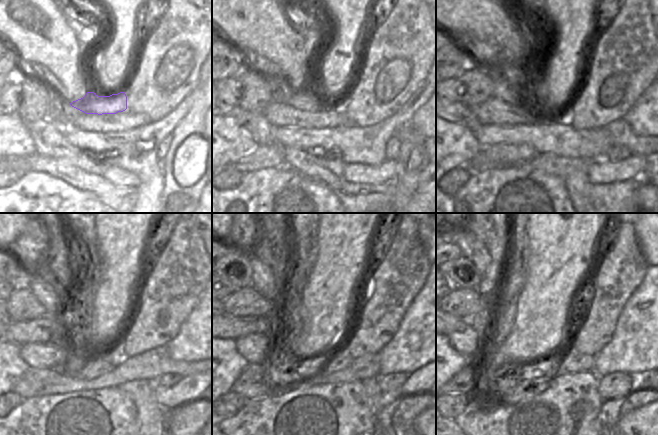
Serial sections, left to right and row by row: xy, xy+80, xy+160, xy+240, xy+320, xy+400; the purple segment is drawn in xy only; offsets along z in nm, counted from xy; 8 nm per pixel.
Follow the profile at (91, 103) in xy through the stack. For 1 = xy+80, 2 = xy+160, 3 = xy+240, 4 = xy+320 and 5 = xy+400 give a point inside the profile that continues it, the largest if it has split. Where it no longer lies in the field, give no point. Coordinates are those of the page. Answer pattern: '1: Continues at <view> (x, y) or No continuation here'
1: Continues at xy+80 (301, 100)
2: Continues at xy+160 (503, 89)
3: Continues at xy+240 (36, 281)
4: Continues at xy+320 (262, 279)
5: Continues at xy+400 (460, 233)

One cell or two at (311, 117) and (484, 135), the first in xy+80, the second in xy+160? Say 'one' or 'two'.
two

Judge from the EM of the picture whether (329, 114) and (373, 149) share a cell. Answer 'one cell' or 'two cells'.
two cells

